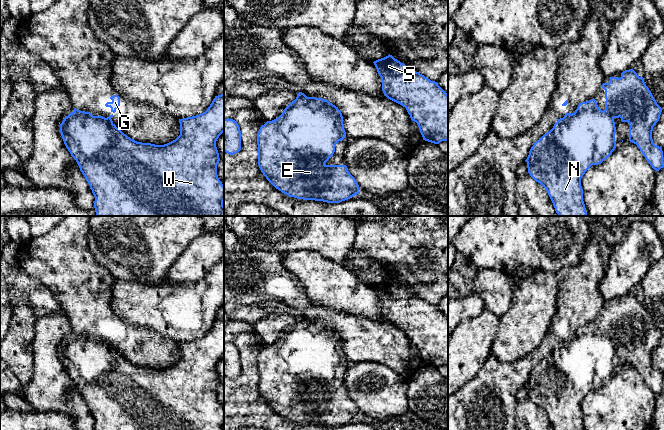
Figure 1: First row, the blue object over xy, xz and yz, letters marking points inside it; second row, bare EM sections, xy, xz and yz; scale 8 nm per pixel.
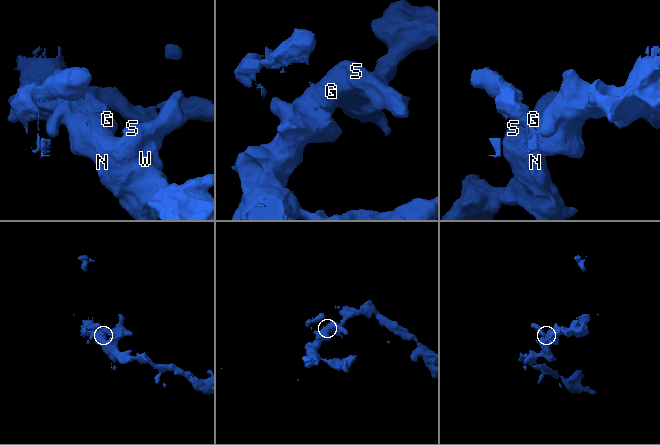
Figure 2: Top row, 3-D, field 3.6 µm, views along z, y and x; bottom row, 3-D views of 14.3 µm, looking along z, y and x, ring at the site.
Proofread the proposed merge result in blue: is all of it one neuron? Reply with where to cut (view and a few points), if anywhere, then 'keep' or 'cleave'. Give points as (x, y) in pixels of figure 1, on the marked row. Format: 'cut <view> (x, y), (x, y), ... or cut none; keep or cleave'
cut xy (74, 110), (86, 112), (93, 116), (102, 116), (112, 123); cleave

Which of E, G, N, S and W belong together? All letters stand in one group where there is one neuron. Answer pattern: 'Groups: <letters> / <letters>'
Groups: E N S W / G

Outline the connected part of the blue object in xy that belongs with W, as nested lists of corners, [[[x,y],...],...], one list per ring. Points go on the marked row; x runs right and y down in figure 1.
[[[224,94],[215,96],[202,114],[179,119],[180,135],[164,145],[137,142],[104,117],[74,111],[60,124],[60,133],[71,156],[95,197],[97,216],[224,216],[224,185],[217,175],[220,161],[216,141],[224,132]]]

